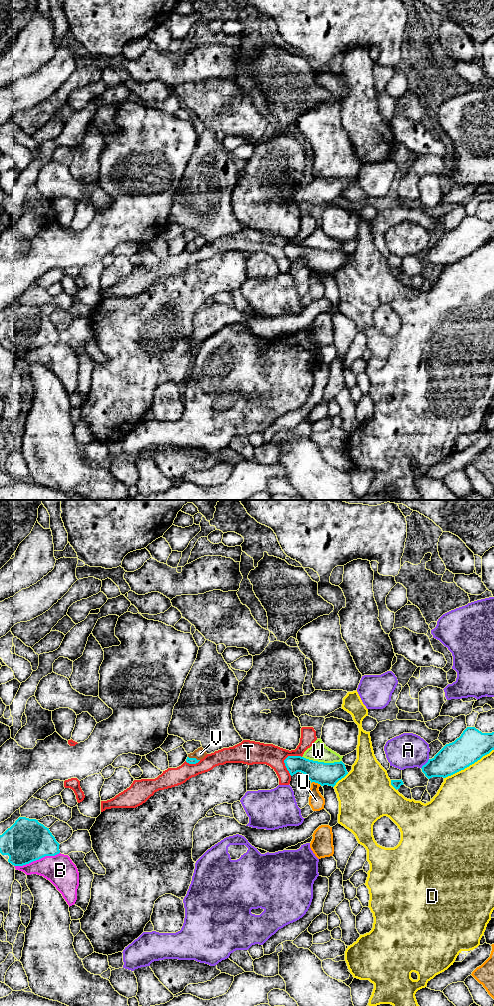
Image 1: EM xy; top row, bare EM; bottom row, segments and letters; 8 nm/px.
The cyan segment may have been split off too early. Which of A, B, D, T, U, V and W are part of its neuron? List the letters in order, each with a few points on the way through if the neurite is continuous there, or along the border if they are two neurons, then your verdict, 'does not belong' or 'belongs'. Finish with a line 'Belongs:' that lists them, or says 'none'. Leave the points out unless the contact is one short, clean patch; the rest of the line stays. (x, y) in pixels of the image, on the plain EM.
A: does not belong
B: does not belong
D: does not belong
T: does not belong
U: along xy (311, 270), (317, 270), (321, 273) | does not belong
V: across xy (189, 248), (194, 246), (200, 241) | belongs
W: along xy (302, 244), (324, 250), (341, 249) | does not belong
Belongs: V

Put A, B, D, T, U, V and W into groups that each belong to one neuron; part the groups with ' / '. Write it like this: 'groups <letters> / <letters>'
groups A / B / D / T / U / V / W

